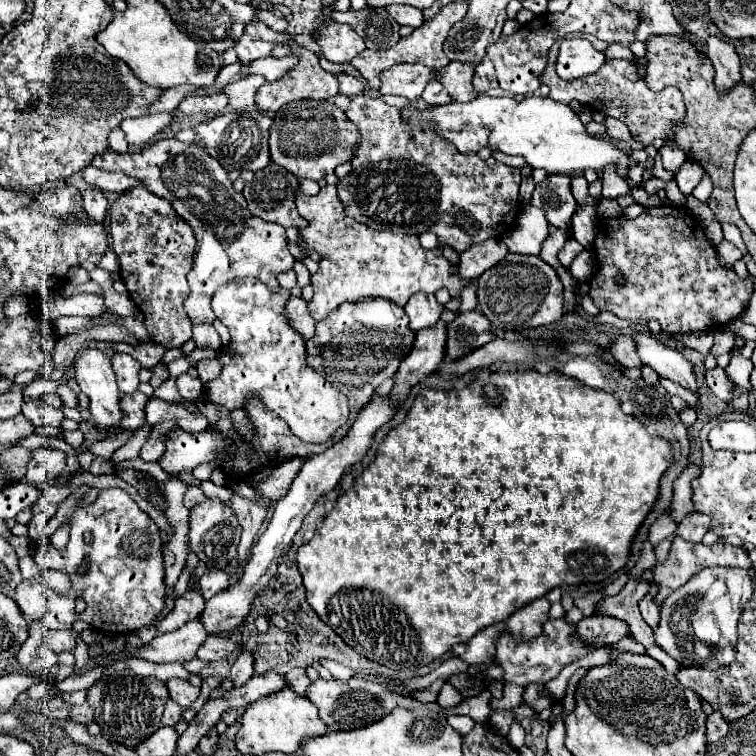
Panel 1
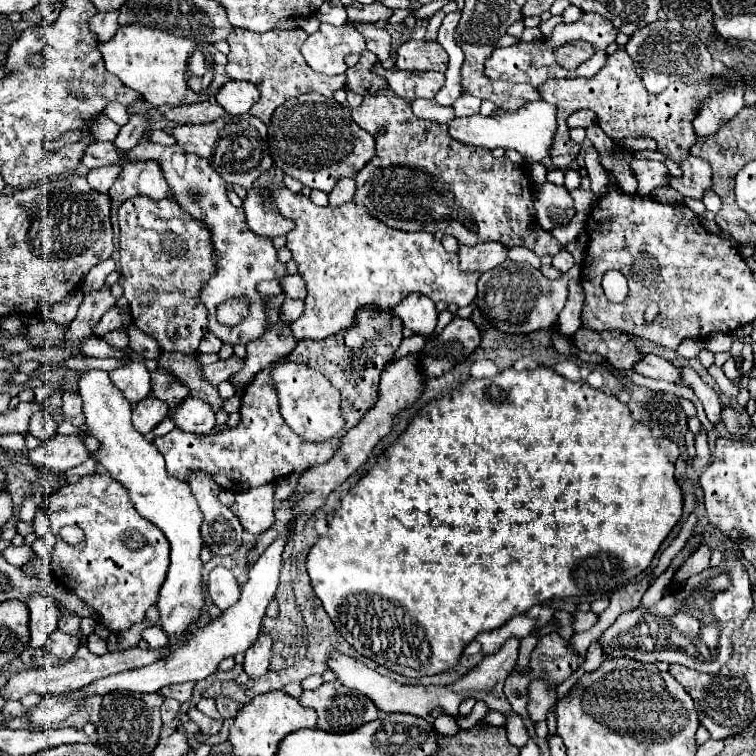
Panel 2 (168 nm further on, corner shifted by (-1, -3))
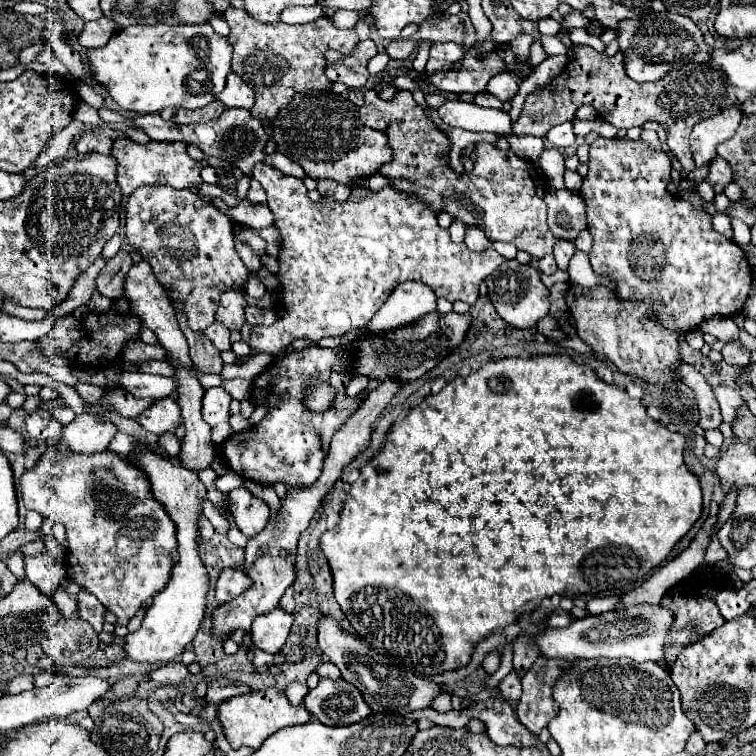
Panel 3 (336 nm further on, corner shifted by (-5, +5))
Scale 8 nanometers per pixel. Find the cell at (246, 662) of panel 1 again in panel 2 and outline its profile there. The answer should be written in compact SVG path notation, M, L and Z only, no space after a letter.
M261 633L257 641L245 651L245 673L251 677L261 677L269 671L271 663L271 645L273 639L267 633Z

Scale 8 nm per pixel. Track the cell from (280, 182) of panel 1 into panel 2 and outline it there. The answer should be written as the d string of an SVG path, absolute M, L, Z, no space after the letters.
M253 187L247 193L247 199L243 201L243 211L249 229L253 229L253 233L261 237L277 237L293 229L293 221L277 213L273 201L267 197L263 189Z

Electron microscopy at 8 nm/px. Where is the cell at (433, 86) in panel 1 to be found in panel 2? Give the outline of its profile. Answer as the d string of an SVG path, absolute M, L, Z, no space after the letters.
M463 95L453 103L453 109L455 109L455 115L475 115L479 113L479 105L481 105L481 99Z

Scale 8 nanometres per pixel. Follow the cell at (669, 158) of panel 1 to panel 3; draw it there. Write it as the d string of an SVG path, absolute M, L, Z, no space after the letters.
M715 157L707 169L709 169L707 181L711 183L713 191L715 191L715 193L723 193L725 185L733 181L733 171L731 171L731 167L727 169L727 163L725 163L721 157Z

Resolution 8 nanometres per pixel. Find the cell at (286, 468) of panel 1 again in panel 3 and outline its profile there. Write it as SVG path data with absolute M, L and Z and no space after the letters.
M237 487L229 491L231 511L239 531L247 537L255 537L269 521L269 507L263 499L257 499L247 487Z

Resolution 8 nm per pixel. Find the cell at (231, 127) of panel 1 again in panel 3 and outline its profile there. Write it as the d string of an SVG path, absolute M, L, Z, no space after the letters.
M225 109L225 113L215 119L215 121L205 121L205 123L173 123L165 121L159 115L141 115L135 119L135 123L153 139L153 141L179 141L185 145L197 145L207 157L215 157L225 161L229 167L237 167L251 179L251 187L247 193L247 199L253 203L267 203L265 191L259 185L259 181L253 179L253 165L259 161L265 161L265 145L267 145L267 131L263 123L251 115L249 109Z

